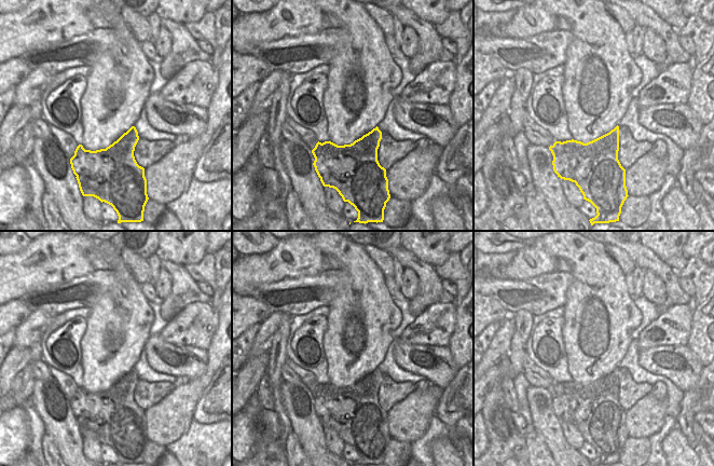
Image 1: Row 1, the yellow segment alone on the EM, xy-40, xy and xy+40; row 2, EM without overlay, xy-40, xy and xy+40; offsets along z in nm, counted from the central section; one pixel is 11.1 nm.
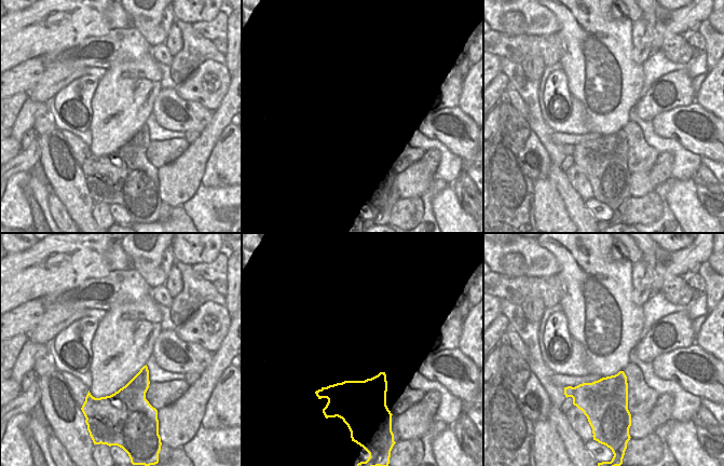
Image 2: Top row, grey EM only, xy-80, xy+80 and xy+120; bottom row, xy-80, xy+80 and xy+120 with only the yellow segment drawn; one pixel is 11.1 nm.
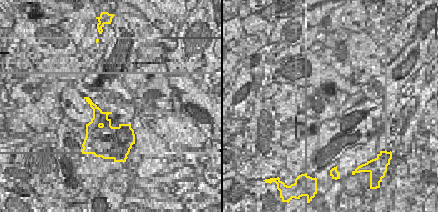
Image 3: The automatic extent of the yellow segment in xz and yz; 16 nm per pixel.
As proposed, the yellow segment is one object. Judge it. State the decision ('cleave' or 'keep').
cleave

